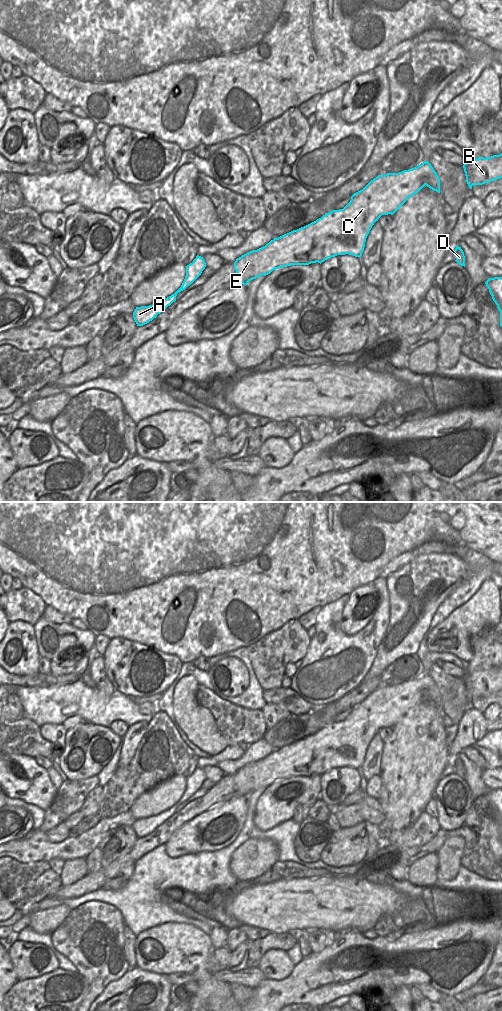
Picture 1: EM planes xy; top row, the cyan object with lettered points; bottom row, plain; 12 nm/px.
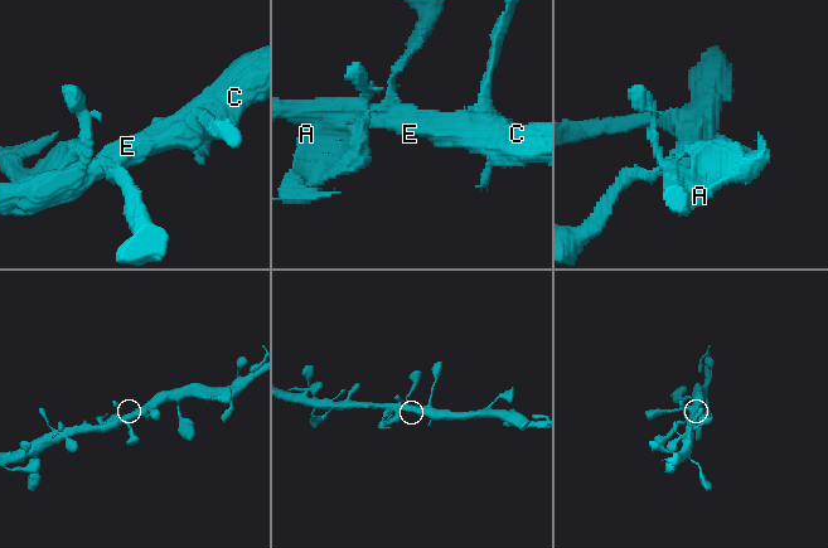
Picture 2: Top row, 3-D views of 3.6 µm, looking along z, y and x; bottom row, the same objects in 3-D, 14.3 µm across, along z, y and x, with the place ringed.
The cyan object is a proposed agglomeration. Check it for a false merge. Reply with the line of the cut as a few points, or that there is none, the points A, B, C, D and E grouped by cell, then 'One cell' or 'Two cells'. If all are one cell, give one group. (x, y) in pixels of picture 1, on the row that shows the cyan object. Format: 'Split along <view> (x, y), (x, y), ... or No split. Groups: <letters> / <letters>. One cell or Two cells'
No split. Groups: A B C D E. One cell.

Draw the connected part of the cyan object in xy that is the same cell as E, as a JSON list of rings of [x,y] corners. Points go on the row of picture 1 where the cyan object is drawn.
[[[428,161],[399,173],[378,175],[362,190],[351,196],[350,202],[339,210],[332,210],[316,221],[274,238],[265,246],[250,251],[234,262],[234,269],[243,285],[273,270],[291,265],[309,265],[322,263],[337,255],[361,257],[366,238],[376,221],[382,215],[393,215],[406,200],[420,191],[424,186],[440,193],[440,179]]]

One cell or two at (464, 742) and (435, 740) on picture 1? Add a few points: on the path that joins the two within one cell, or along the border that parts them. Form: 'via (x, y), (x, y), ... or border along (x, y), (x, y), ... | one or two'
border along (448, 745), (449, 755) | two

